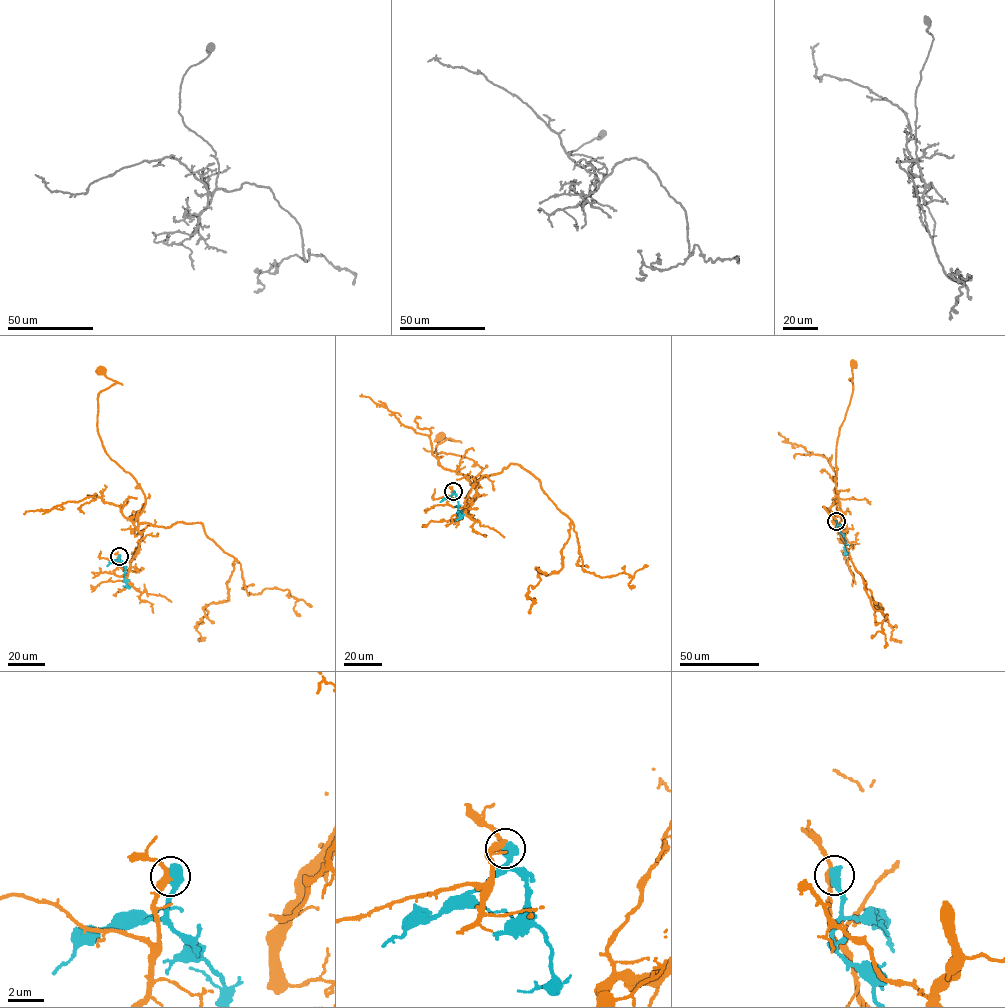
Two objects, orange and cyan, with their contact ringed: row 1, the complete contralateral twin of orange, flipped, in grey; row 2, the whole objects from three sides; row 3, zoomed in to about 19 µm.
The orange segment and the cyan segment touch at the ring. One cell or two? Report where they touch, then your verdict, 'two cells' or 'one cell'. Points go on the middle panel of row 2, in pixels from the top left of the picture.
place (453, 491); two cells

